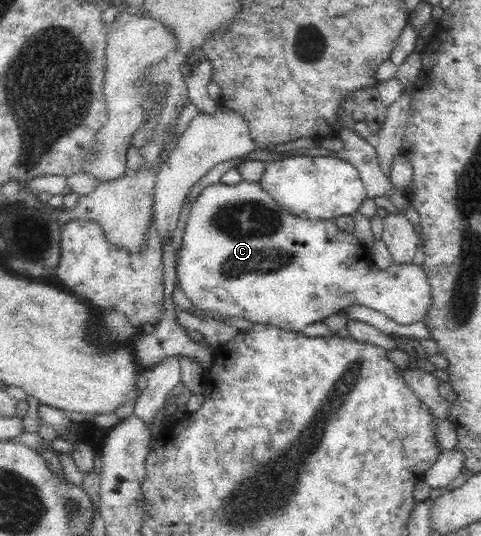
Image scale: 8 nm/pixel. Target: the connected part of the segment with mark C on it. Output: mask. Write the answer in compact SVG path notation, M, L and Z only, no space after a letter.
M243 180L234 185L220 182L203 189L190 211L190 217L188 218L179 249L178 259L175 260L177 286L186 295L188 302L194 307L194 311L202 311L198 319L209 320L211 318L222 321L226 318L242 317L254 323L254 325L270 324L287 332L302 332L310 324L322 323L328 316L338 314L343 310L346 311L349 306L358 304L382 312L388 318L392 318L394 322L406 326L423 320L433 297L431 284L428 282L427 274L424 273L421 266L416 266L416 264L412 263L394 264L385 270L376 269L373 265L371 251L367 247L361 246L360 241L354 237L354 234L338 228L332 219L301 219L290 214L289 211L284 211L272 199L272 196L262 190L258 182L251 183Z

